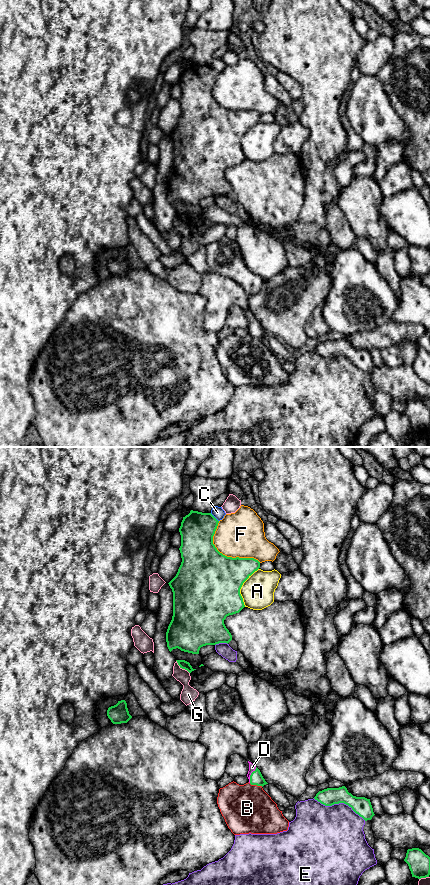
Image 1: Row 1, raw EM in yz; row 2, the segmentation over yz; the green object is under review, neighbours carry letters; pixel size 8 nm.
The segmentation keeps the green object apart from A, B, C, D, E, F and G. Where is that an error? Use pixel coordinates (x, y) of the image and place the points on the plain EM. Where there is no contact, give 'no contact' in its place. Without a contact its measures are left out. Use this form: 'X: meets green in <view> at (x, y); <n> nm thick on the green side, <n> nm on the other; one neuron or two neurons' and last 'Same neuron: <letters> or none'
A: meets green in yz at (241, 138); 480 nm thick on the green side, 260 nm on the other; two neurons
B: meets green in yz at (256, 336); 110 nm thick on the green side, 380 nm on the other; two neurons
C: meets green in yz at (214, 69); 280 nm thick on the green side, 90 nm on the other; two neurons
D: meets green in yz at (250, 327); 110 nm thick on the green side, 60 nm on the other; one neuron
E: meets green in yz at (339, 354); 150 nm thick on the green side, 440 nm on the other; two neurons
F: meets green in yz at (224, 107); 500 nm thick on the green side, 360 nm on the other; two neurons
G: meets green in yz at (182, 220); 70 nm thick on the green side, 130 nm on the other; two neurons
Same neuron: D

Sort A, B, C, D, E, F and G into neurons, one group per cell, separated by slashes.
A / B / C / D / E / F / G

